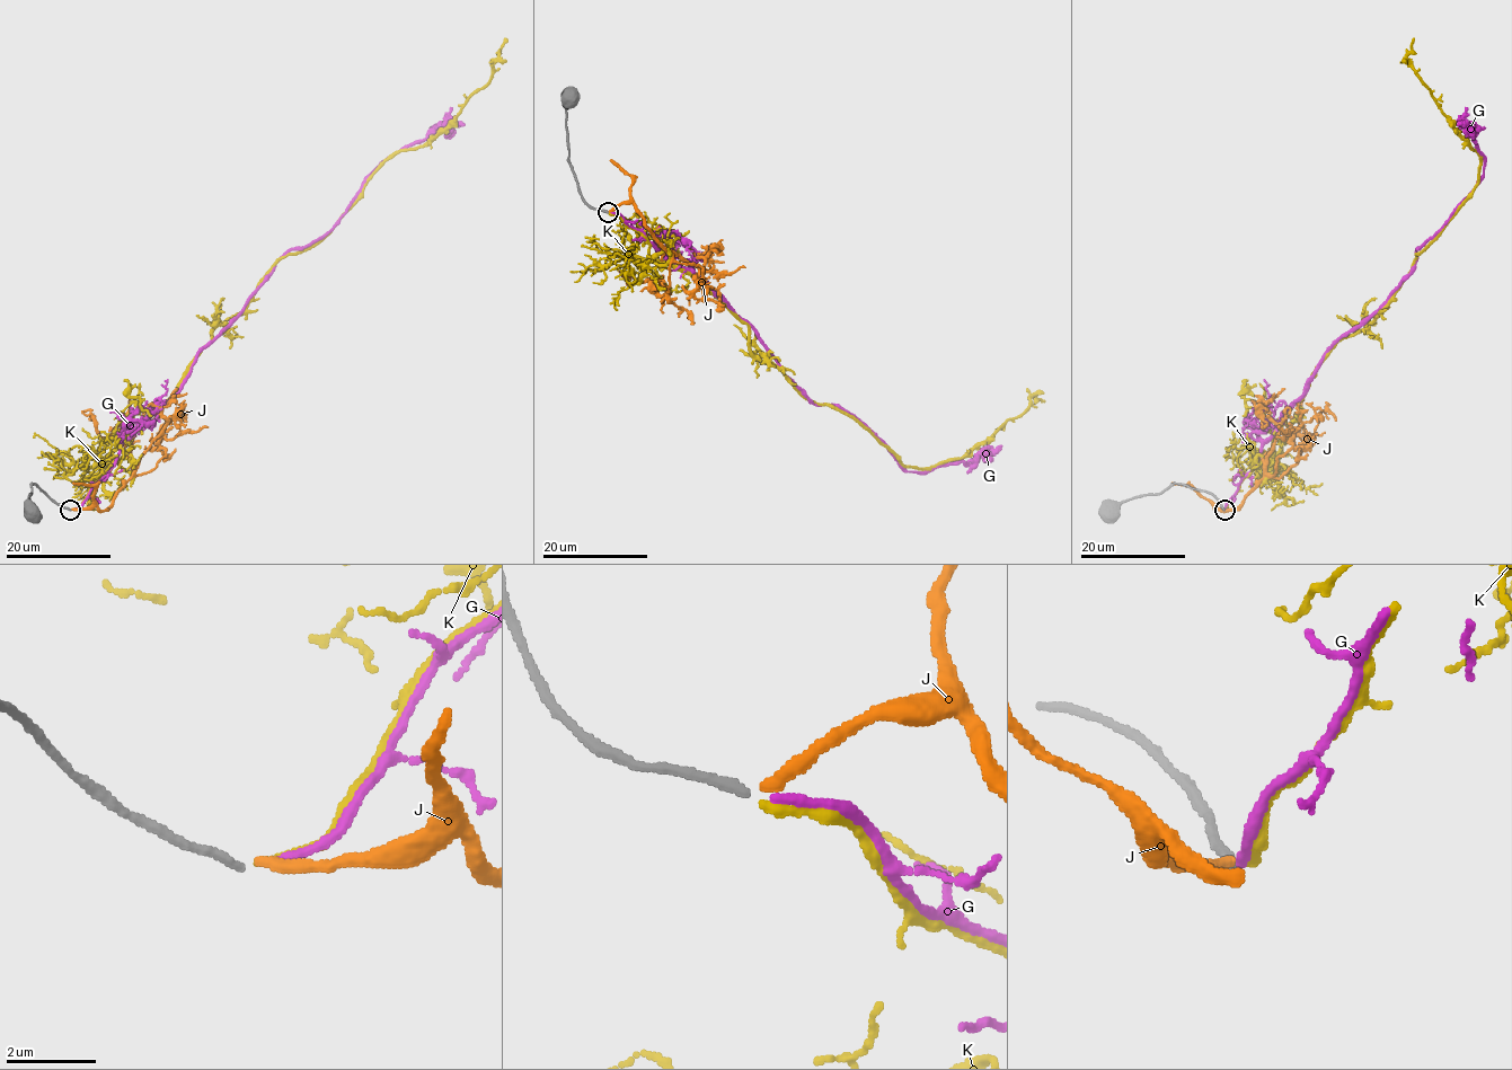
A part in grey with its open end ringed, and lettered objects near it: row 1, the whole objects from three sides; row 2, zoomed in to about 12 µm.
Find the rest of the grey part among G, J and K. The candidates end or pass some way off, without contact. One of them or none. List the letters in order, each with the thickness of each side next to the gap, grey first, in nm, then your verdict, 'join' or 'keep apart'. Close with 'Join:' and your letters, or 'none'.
G: 200 nm thick on the grey side, 220 nm on the other; join
J: 200 nm thick on the grey side, 280 nm on the other; keep apart
K: 200 nm thick on the grey side, 200 nm on the other; keep apart
Join: G

